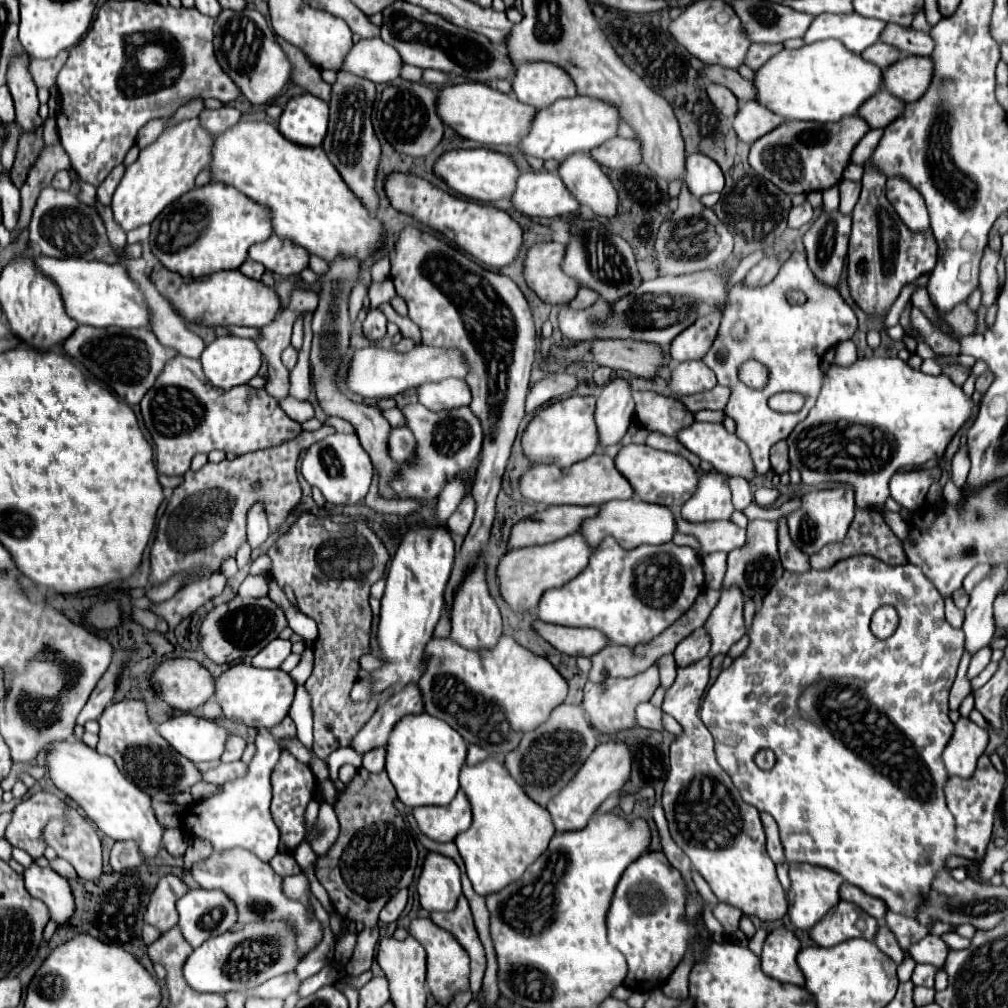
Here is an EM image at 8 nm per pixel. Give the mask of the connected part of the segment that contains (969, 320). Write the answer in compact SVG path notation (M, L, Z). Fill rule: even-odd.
M961 304L957 310L953 310L949 314L941 314L941 318L951 326L951 330L955 334L961 334L961 336L973 334L975 322L977 322L977 316L973 312L969 312L969 308L965 304Z

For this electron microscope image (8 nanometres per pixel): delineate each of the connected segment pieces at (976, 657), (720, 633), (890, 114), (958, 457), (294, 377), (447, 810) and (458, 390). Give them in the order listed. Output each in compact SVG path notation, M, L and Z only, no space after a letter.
M984 647L973 655L971 658L971 664L969 664L969 670L967 670L967 678L975 678L987 664L991 661L992 650L990 647Z
M729 586L721 590L719 604L713 608L705 628L709 630L711 648L708 657L725 654L729 648L745 636L747 628L743 624L743 592L739 586Z
M879 90L877 96L873 94L869 98L869 104L861 104L861 110L857 110L857 114L865 118L871 128L885 128L887 122L897 118L899 112L903 112L903 106L905 104L899 98L893 98L889 92Z
M959 448L957 454L953 456L953 462L951 462L951 478L953 478L953 484L957 488L963 486L963 482L967 480L967 474L969 474L969 456L967 456L967 448Z
M305 311L304 339L298 353L297 366L291 370L291 396L297 400L307 400L311 394L311 378L309 378L309 355L313 338L311 322L313 311Z
M463 790L457 792L449 806L421 806L413 810L413 816L423 834L435 842L451 842L471 826L471 806Z
M445 378L443 382L419 386L419 402L433 412L453 410L471 404L471 390L465 380Z

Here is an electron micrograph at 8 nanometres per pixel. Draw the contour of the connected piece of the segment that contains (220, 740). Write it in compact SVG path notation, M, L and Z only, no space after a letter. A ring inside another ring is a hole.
M195 714L173 716L159 724L157 730L179 754L185 754L193 762L219 760L229 738L223 726Z

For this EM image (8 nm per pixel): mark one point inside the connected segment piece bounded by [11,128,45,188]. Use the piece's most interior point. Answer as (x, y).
(30, 144)

